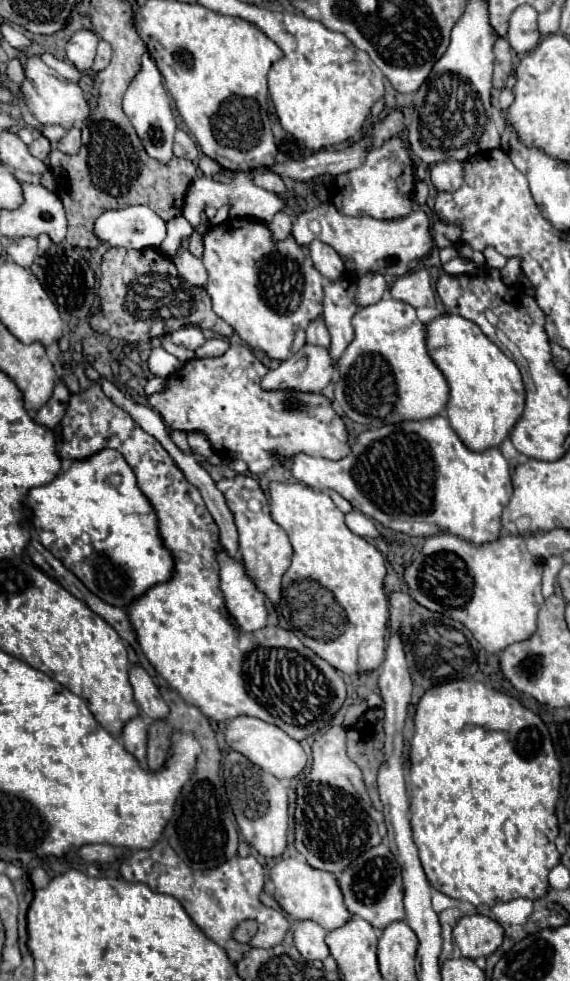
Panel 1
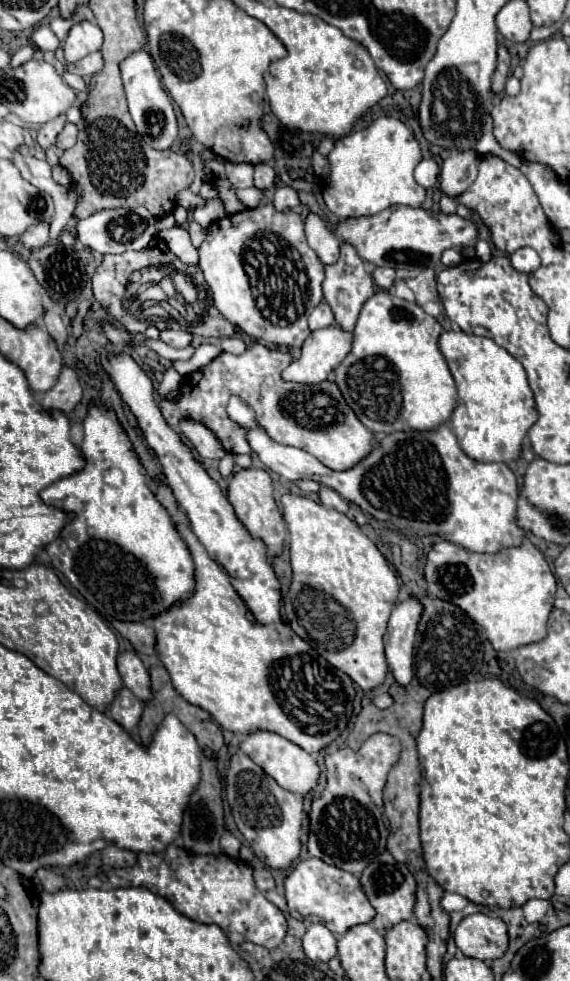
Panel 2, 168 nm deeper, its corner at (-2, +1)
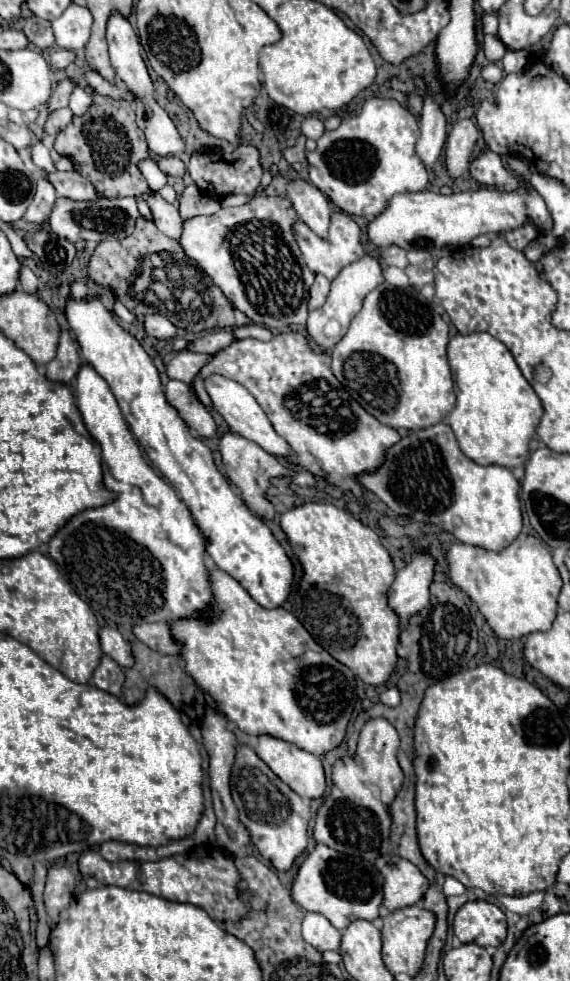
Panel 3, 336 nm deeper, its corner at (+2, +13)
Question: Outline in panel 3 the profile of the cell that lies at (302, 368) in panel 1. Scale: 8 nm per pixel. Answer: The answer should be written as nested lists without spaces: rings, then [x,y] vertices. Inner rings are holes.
[[[365,254],[361,262],[353,262],[353,266],[345,266],[345,270],[341,270],[341,274],[331,282],[331,292],[329,292],[327,302],[319,310],[309,312],[309,320],[307,320],[309,338],[317,342],[321,350],[331,350],[347,334],[349,322],[361,310],[365,294],[369,294],[369,290],[377,288],[381,282],[383,282],[383,274],[381,274],[381,264],[377,258],[371,258]]]

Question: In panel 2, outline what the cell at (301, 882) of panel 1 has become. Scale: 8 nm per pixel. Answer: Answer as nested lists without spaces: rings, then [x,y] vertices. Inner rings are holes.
[[[319,858],[303,860],[293,868],[293,872],[285,878],[285,898],[293,918],[307,924],[321,922],[335,936],[341,936],[349,928],[367,924],[375,918],[375,910],[369,904],[369,898],[365,898],[365,890],[361,890],[359,878],[337,866],[325,864]]]

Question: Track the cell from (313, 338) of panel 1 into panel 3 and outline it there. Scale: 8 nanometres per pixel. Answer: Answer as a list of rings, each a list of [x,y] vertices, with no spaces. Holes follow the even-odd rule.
[[[321,274],[315,276],[315,282],[311,286],[311,298],[309,298],[309,310],[317,310],[325,304],[329,296],[329,280]]]

